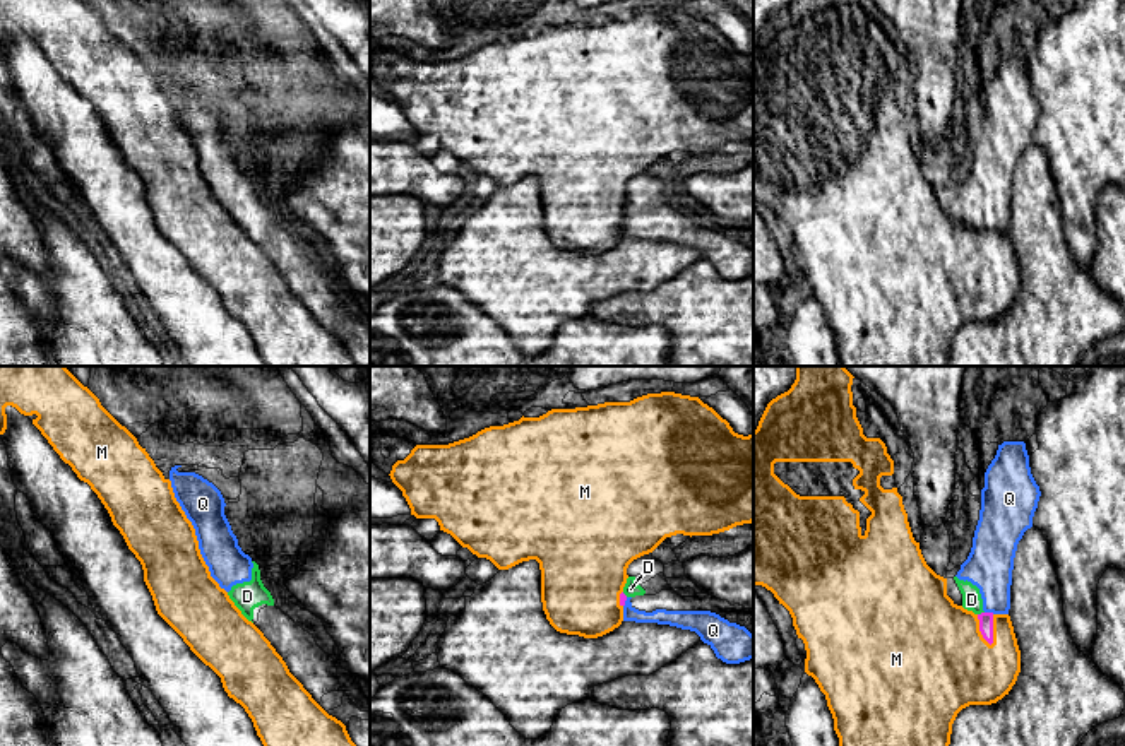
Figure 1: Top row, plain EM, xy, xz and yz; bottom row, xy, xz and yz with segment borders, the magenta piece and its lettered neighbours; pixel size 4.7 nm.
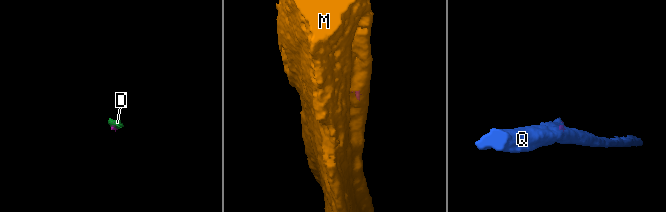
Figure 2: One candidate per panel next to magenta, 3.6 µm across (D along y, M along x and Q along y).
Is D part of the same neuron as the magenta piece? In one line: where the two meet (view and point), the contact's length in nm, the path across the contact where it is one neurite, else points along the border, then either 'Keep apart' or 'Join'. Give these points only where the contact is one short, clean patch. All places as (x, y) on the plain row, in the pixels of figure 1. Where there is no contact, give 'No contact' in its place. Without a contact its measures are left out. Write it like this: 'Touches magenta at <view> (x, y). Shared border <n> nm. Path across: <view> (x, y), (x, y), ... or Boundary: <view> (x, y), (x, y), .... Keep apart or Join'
Touches magenta at yz (982, 230). Shared border 40 nm. Boundary: yz (983, 228), (978, 231). Keep apart

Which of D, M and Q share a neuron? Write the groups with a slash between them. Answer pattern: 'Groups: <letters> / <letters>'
Groups: D Q / M

